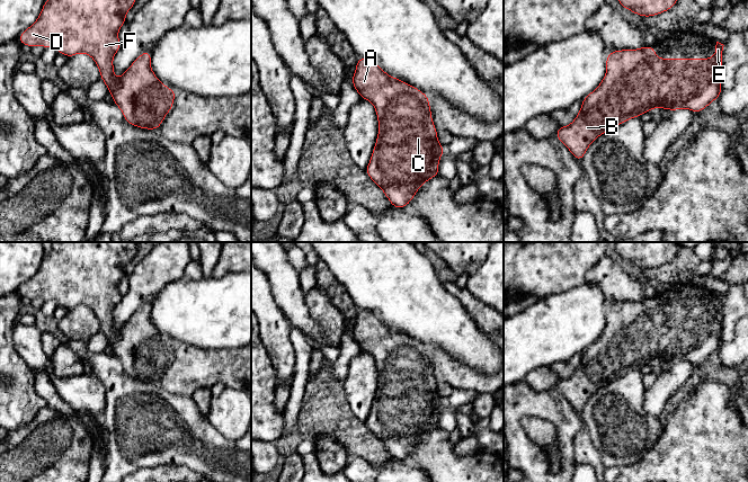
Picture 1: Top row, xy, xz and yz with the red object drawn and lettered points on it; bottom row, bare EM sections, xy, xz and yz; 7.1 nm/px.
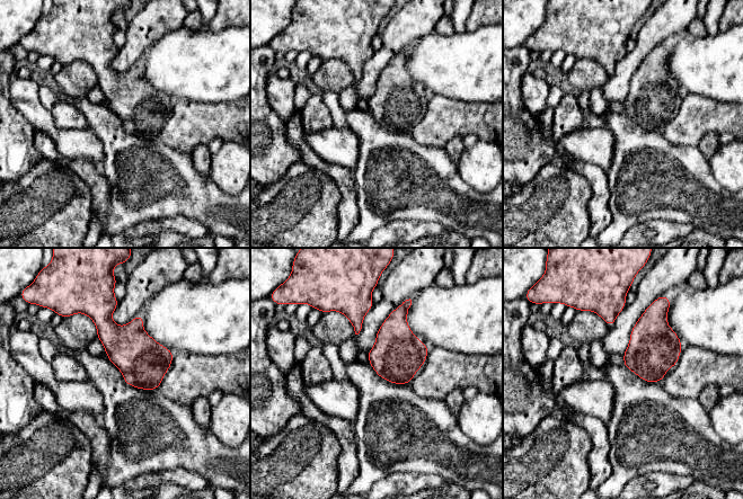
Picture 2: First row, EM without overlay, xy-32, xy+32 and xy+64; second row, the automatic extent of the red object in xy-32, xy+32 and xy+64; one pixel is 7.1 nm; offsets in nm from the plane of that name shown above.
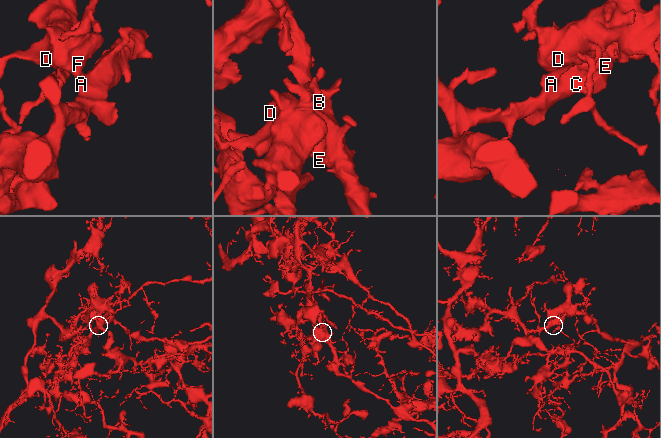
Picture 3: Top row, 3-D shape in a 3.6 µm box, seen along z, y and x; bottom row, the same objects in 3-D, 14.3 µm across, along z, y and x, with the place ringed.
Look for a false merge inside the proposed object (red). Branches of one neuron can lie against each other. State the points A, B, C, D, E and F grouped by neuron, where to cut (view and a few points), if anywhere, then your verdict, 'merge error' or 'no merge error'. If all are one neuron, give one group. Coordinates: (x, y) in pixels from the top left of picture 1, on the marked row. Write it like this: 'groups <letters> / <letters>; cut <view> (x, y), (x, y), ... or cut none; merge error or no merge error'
groups A B C D E F; cut none; no merge error

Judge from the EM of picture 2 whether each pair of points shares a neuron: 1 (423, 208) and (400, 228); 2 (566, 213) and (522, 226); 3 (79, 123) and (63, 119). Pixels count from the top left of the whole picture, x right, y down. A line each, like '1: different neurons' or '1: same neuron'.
1: different neurons
2: same neuron
3: same neuron

